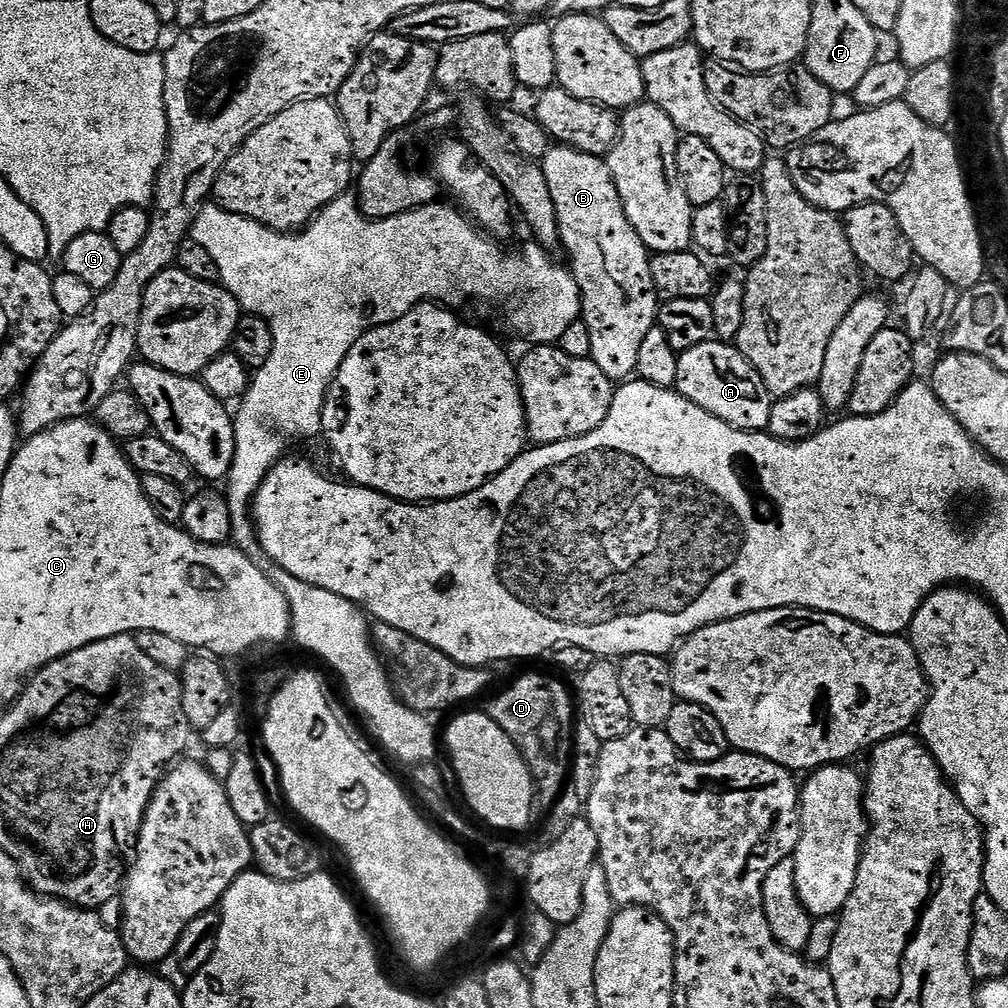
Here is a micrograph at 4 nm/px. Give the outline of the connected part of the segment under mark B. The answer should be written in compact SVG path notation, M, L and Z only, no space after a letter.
M552 146L542 157L542 167L558 218L560 244L568 251L567 263L578 282L582 319L586 330L590 330L590 359L596 363L598 370L602 370L602 374L606 374L606 378L613 382L627 381L638 366L638 350L646 334L650 334L650 330L658 324L658 297L650 278L650 253L642 238L638 238L634 226L630 226L622 198L614 186L614 178L601 157L573 148Z

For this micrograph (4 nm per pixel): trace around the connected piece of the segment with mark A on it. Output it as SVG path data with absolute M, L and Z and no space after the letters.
M713 338L706 344L679 353L675 391L731 428L740 428L744 432L763 432L770 422L774 398L766 390L758 370L750 366L739 348L728 342Z

